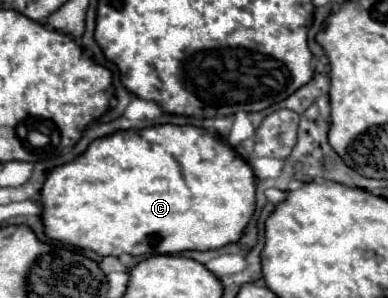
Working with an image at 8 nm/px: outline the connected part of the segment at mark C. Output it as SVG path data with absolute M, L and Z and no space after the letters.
M152 125L152 127L144 127L144 129L128 129L128 131L116 131L112 135L94 139L88 149L84 153L80 153L76 159L54 167L46 173L44 179L44 187L38 193L38 203L42 205L42 225L44 225L44 233L48 239L66 243L66 245L74 245L78 249L90 249L102 257L106 255L166 255L166 253L182 253L182 251L206 251L206 249L218 249L224 247L228 243L234 243L242 237L244 227L248 225L250 217L254 215L256 209L256 177L252 177L252 169L248 169L248 163L244 157L236 155L234 149L224 149L224 141L212 133L212 131L200 131L198 127L192 125Z

